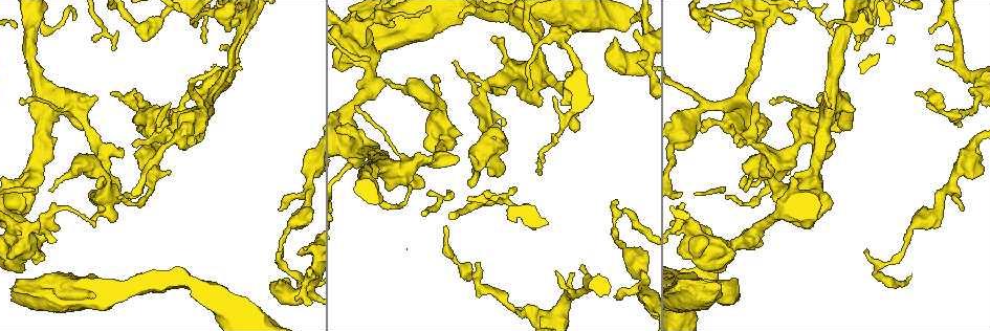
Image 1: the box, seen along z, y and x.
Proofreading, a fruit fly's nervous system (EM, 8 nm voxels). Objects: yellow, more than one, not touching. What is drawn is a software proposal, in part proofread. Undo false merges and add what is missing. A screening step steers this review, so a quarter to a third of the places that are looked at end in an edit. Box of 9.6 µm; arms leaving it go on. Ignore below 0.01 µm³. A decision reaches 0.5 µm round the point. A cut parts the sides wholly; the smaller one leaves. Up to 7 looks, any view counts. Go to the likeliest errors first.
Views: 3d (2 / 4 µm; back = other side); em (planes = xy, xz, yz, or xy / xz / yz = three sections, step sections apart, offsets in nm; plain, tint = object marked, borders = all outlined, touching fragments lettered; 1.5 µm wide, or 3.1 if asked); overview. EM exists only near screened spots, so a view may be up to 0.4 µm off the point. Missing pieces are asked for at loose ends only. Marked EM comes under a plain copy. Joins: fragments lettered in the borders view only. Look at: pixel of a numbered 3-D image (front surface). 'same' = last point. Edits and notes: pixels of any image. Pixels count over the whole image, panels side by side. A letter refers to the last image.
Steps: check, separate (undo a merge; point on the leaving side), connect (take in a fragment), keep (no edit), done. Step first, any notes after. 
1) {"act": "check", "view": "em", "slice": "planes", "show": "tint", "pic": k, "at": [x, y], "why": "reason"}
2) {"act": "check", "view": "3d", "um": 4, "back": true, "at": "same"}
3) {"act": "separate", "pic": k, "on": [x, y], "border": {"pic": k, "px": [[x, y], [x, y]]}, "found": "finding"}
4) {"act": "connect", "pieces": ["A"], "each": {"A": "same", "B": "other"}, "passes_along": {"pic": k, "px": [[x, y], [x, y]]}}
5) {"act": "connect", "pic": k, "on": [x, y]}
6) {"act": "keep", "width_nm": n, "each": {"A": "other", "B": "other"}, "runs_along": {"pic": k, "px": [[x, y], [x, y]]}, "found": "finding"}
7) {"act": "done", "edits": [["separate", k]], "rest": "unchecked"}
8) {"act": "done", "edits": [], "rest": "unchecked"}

{"act": "check", "view": "3d", "um": 4, "back": true, "pic": 1, "at": [745, 125], "why": "four or more arms meet"}

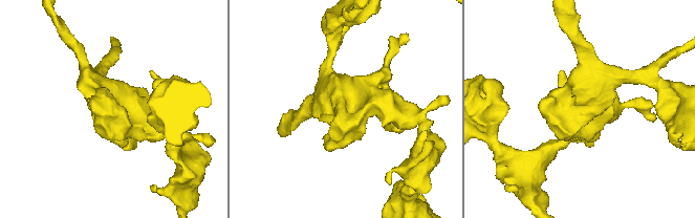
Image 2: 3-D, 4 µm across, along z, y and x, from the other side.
{"act": "check", "view": "em", "slice": "yz", "step": 4, "show": "tint", "pic": 2, "at": [582, 103], "why": "need the tissue"}

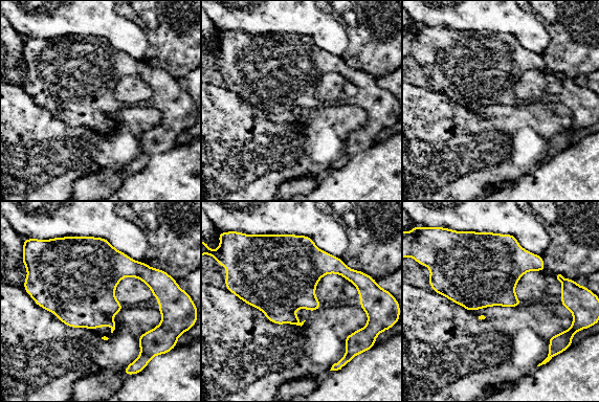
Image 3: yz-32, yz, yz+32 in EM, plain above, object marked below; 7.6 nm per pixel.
{"act": "check", "view": "em", "slice": "planes", "show": "borders", "at": "same", "why": "another direction"}

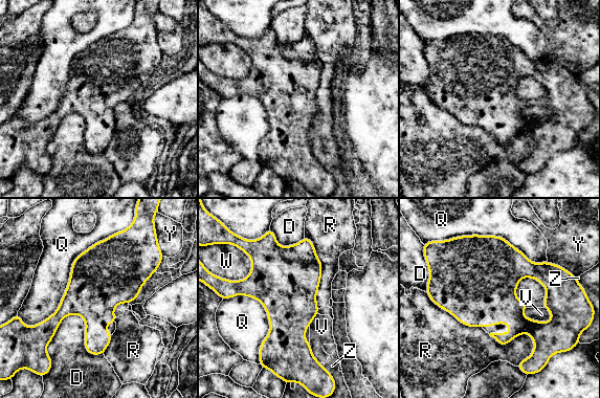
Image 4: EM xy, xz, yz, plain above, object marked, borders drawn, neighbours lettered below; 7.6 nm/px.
{"act": "keep", "longest_contact_nm": ["Q", 1050], "each": {"D": "other", "Q": "other", "R": "other", "V": "other", "W": "other", "Y": "other", "Z": "other"}, "border": {"pic": 4, "px": [[515, 288], [533, 278], [547, 295]]}, "found": "continuous, no second cell"}

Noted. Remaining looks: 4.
{"act": "check", "view": "em", "slice": "xz", "step": 4, "show": "borders", "pic": 1, "at": [960, 209], "why": "branch stops here"}

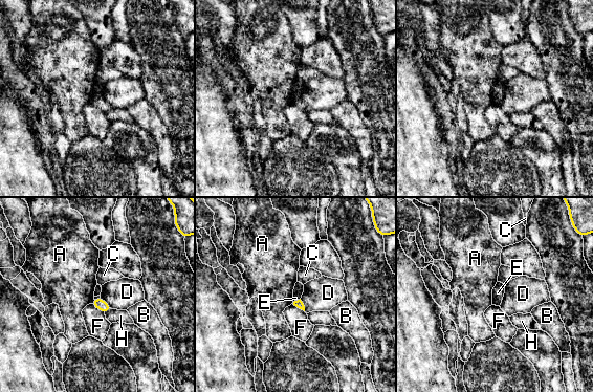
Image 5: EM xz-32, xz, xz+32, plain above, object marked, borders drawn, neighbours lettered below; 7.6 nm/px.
{"act": "check", "view": "em", "slice": "planes", "show": "borders", "at": "same", "why": "cut it another way"}

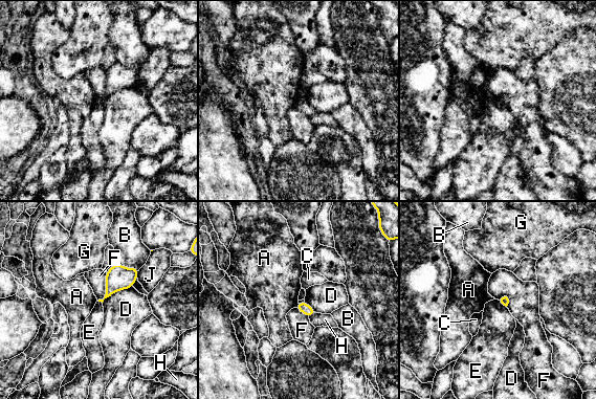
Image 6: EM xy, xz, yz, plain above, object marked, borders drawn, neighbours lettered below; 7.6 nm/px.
{"act": "keep", "longest_contact_nm": ["D", 260], "each": {"A": "other", "B": "other", "C": "other", "D": "other", "E": "other", "F": "other", "G": "other", "H": "other", "J": "other"}, "found": "none of them fits"}

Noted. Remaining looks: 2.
{"act": "check", "view": "em", "slice": "planes", "show": "borders", "pic": 1, "at": [345, 27], "why": "small branch off a trunk"}

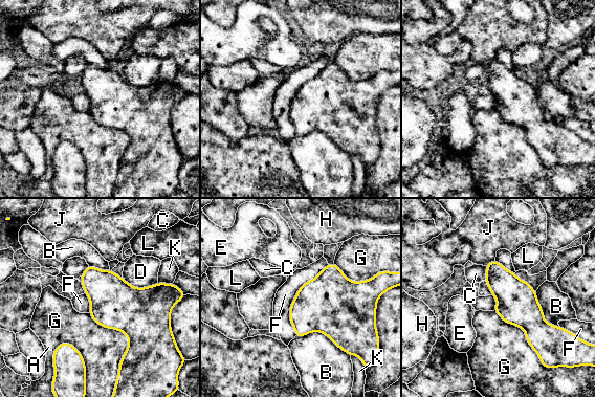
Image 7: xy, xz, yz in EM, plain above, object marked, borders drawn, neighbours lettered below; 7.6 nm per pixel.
{"act": "keep", "each": {"A": "other", "B": "other", "C": "other", "D": "other", "E": "other", "F": "other", "G": "other", "H": "other", "J": "other", "K": "other", "L": "other"}, "border": {"pic": 7, "px": [[328, 264], [290, 305], [294, 335]]}, "found": "one cell here"}

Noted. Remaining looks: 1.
{"act": "done", "edits": [], "rest": "unchecked"}

